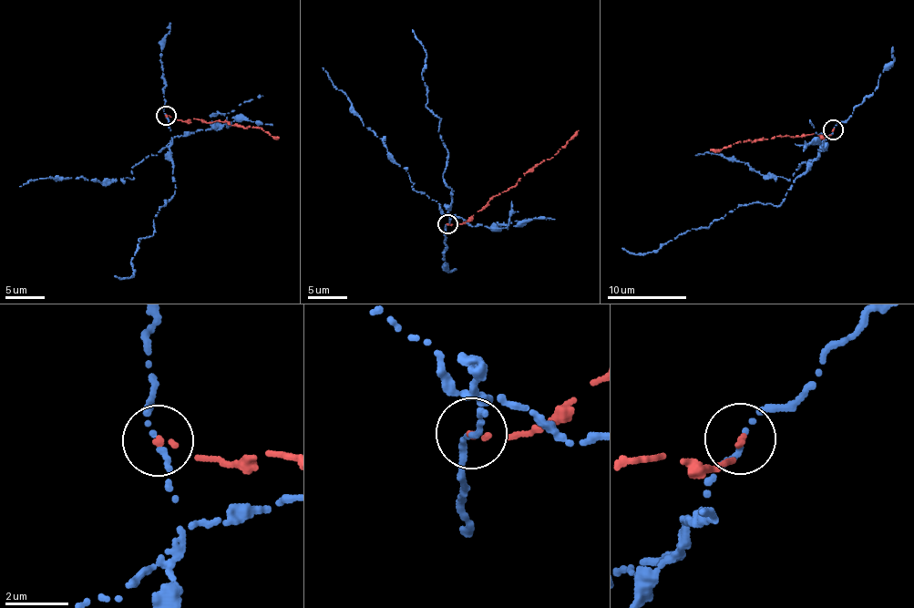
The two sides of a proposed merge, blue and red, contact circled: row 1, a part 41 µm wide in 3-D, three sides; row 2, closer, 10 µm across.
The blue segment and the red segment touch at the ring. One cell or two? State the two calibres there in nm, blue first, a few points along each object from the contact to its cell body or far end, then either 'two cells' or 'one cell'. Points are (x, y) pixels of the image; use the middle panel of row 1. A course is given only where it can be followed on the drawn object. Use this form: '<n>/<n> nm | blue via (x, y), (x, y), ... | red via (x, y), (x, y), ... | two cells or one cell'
200/160 nm | blue via (447, 224), (446, 145), (439, 119), (425, 106), (426, 57), (413, 29) | red via (446, 224), (466, 223), (493, 197), (516, 185), (523, 173), (556, 153), (579, 131) | two cells

